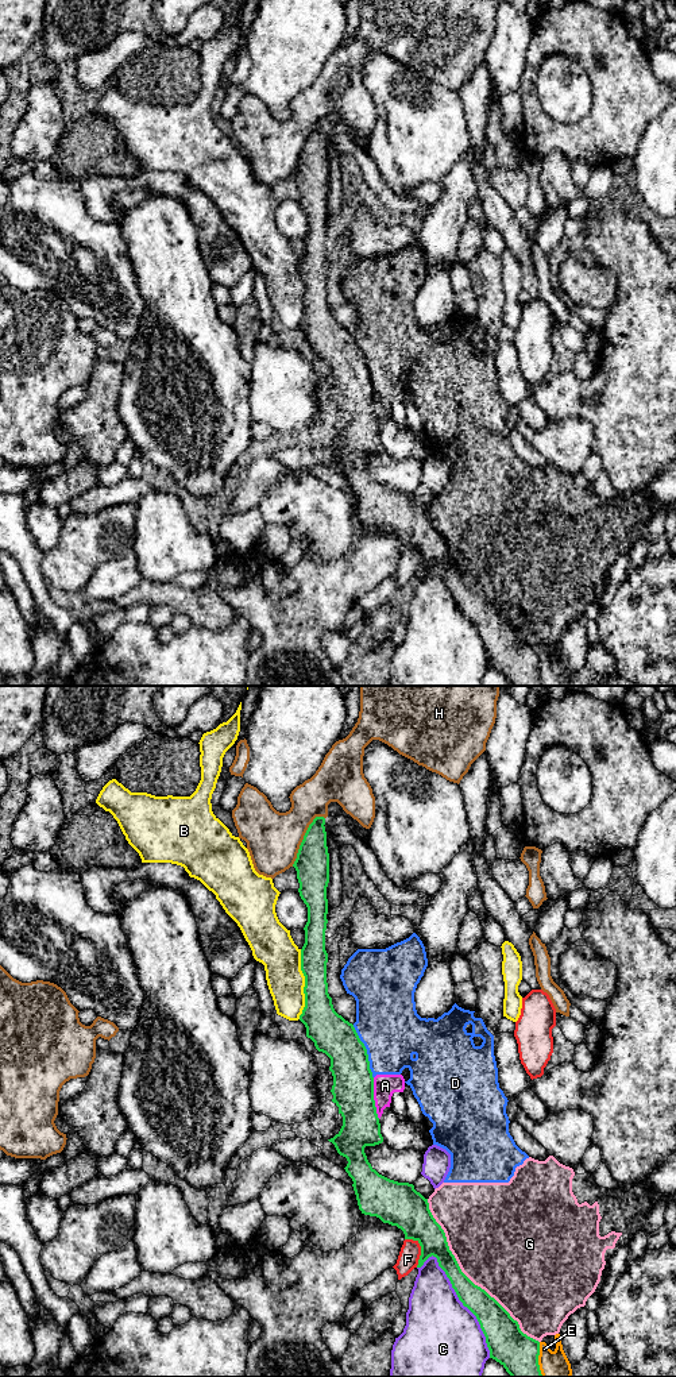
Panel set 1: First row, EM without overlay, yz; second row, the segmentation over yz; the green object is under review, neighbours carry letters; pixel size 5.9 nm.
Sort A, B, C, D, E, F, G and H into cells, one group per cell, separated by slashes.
A D G / B / C / E / F / H

